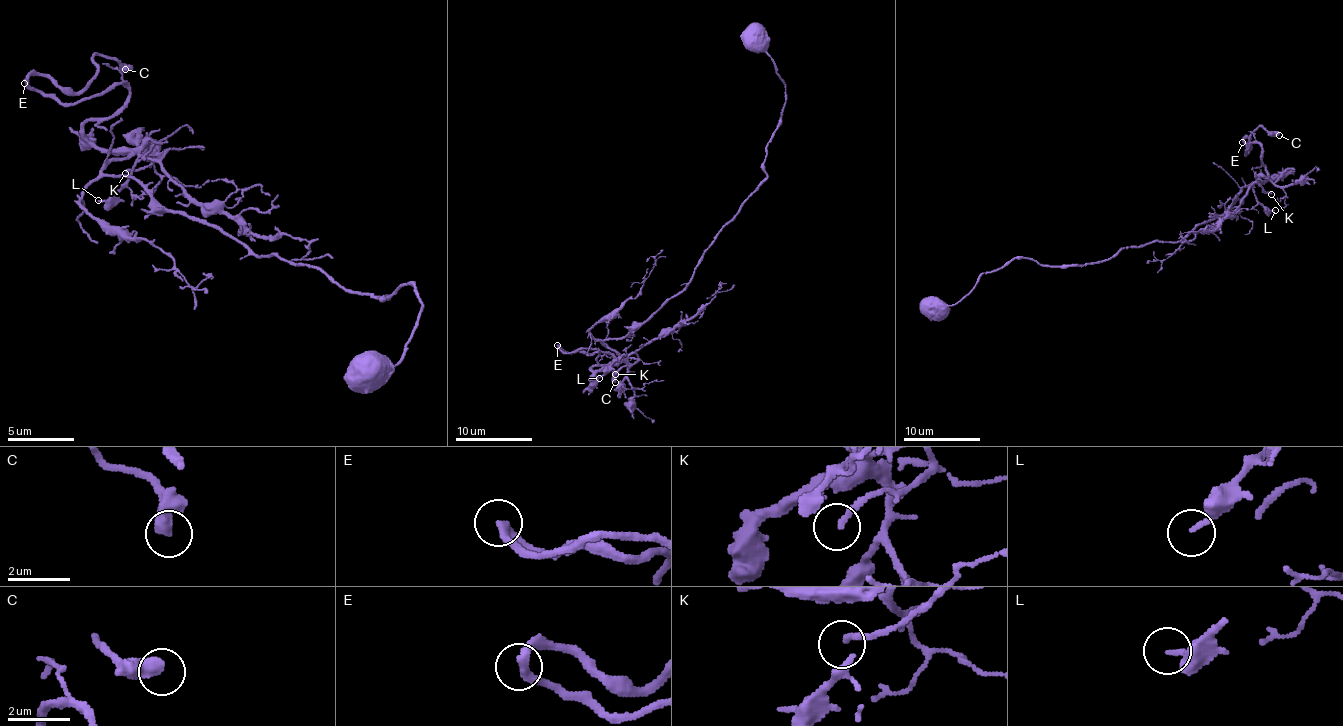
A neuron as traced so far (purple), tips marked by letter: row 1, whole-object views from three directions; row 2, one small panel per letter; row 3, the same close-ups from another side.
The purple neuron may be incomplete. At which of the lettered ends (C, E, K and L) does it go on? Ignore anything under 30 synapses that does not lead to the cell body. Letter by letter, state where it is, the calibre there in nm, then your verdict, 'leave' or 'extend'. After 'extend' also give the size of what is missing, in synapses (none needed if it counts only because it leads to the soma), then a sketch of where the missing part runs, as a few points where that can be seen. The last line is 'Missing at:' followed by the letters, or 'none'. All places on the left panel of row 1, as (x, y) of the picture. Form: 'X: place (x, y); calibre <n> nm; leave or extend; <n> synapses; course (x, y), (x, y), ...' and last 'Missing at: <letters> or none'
C: place (125, 69); calibre 500 nm; extend; 40 synapses; course (125, 69), (125, 66), (145, 56), (168, 56), (192, 49), (259, 6)
E: place (24, 83); calibre 260 nm; leave
K: place (125, 173); calibre 190 nm; leave
L: place (98, 200); calibre 160 nm; leave
Missing at: C

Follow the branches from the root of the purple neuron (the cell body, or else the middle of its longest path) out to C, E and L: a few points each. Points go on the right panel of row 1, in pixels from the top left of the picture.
C: (936, 306), (1015, 258), (1086, 265), (1179, 242), (1267, 177), (1248, 131), (1279, 135)
E: (936, 306), (1015, 258), (1086, 265), (1179, 242), (1267, 177), (1261, 148), (1246, 154), (1242, 142)
L: (936, 306), (954, 306), (982, 273), (1015, 258), (1086, 265), (1123, 248), (1179, 242), (1250, 185), (1275, 210)

